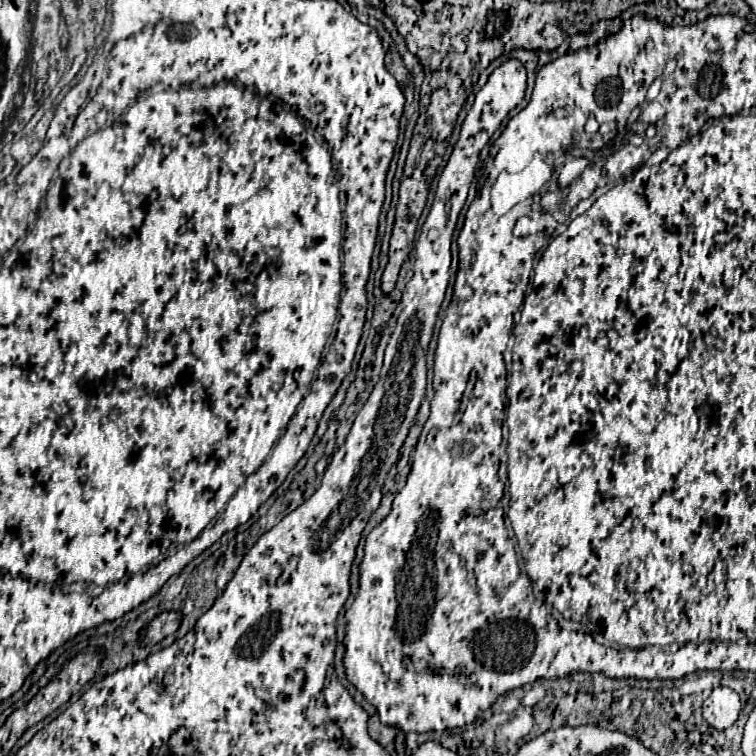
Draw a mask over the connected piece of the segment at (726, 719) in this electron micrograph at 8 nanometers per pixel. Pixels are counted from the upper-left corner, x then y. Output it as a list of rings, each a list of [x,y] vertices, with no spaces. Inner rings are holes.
[[[716,687],[704,701],[704,719],[716,729],[728,729],[740,715],[742,703],[730,687]]]

